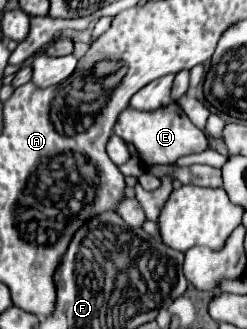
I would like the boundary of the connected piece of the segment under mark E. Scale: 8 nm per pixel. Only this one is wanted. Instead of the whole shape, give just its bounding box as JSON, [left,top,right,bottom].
[114,102,208,164]

